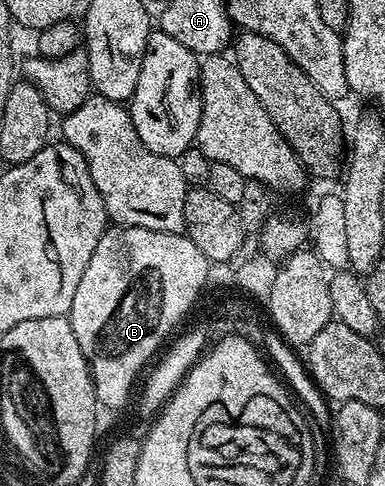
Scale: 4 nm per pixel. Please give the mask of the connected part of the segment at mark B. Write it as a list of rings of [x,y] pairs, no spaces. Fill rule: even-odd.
[[[119,224],[105,230],[102,240],[98,240],[98,248],[94,248],[94,256],[90,256],[90,264],[86,264],[86,272],[82,272],[82,280],[78,280],[74,304],[66,315],[92,372],[97,403],[115,405],[122,401],[124,394],[128,394],[130,376],[142,374],[173,337],[172,329],[199,300],[200,289],[208,280],[210,282],[208,269],[210,263],[207,256],[184,234],[163,234],[157,230]]]

